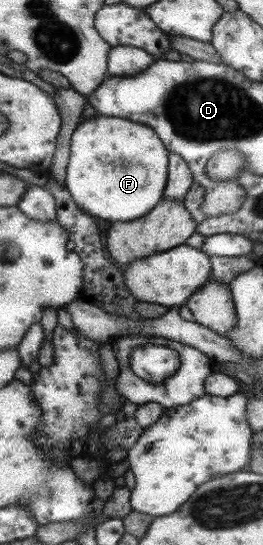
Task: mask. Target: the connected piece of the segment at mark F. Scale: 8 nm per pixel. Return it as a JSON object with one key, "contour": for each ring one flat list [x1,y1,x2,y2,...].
{"contour":[[95,114,81,120,71,136,71,149,68,158,64,185,72,194,77,206,91,217,97,216,109,222,129,222,143,217,154,208,164,196,165,174,168,174,168,149,160,138,147,126,129,122,129,119,99,116]]}

